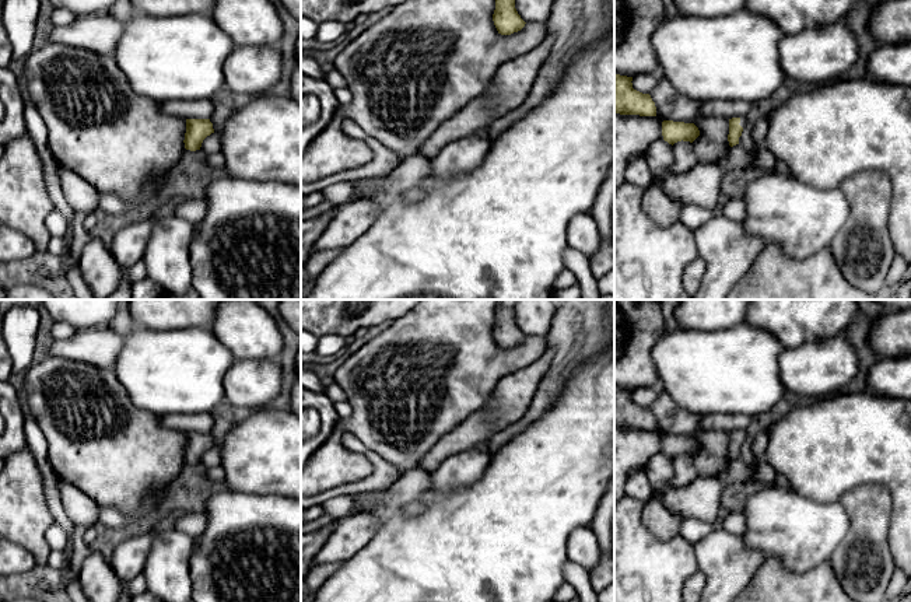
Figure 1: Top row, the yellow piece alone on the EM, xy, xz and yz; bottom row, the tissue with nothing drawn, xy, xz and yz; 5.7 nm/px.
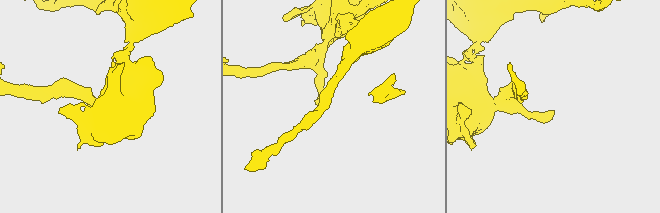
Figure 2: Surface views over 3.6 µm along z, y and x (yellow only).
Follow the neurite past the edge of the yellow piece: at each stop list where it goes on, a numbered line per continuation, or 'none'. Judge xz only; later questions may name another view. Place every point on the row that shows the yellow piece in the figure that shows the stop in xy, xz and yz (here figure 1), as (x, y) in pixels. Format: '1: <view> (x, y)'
none

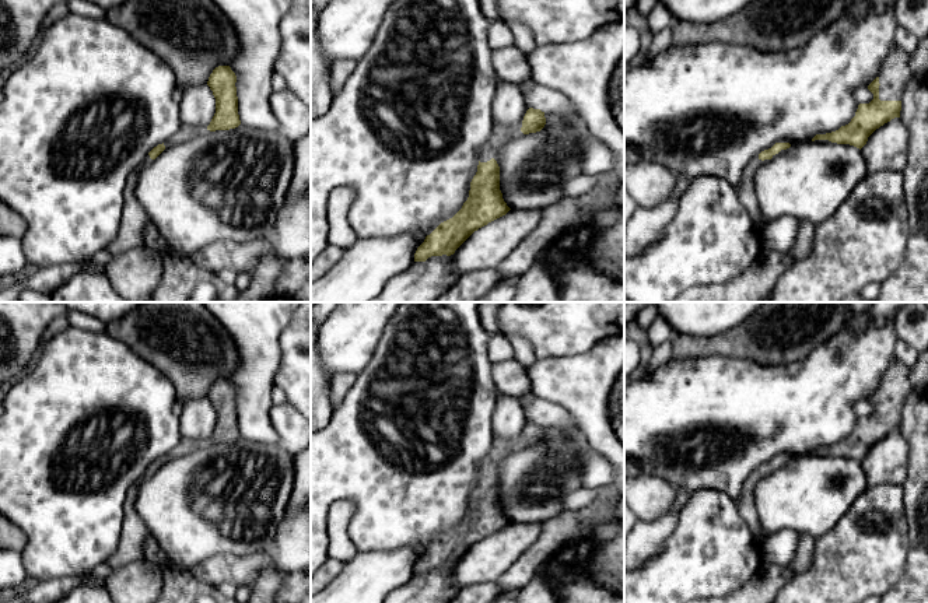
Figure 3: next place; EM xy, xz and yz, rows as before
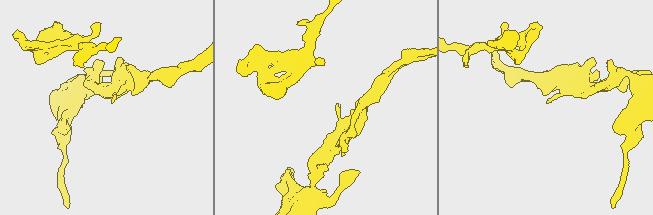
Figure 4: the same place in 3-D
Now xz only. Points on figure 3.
1: xz (497, 135)

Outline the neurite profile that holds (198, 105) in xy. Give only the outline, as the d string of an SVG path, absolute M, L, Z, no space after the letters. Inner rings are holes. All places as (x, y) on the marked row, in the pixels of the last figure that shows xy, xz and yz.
M207 84L178 85L182 90L179 116L183 127L204 130L216 113L216 98Z

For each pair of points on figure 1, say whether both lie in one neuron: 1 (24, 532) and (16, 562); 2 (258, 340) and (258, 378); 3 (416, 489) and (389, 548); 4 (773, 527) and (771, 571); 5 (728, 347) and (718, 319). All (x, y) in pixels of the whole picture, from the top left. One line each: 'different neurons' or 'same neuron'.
1: different neurons
2: different neurons
3: same neuron
4: different neurons
5: different neurons

